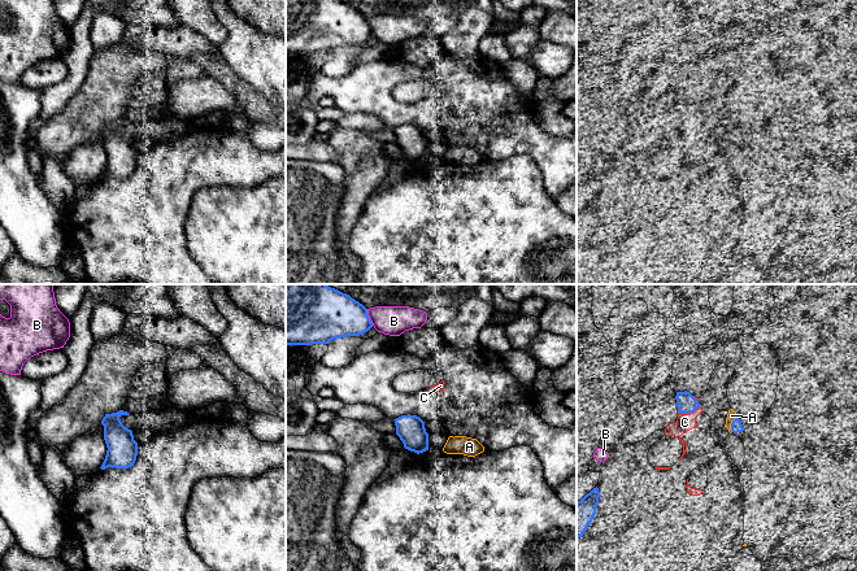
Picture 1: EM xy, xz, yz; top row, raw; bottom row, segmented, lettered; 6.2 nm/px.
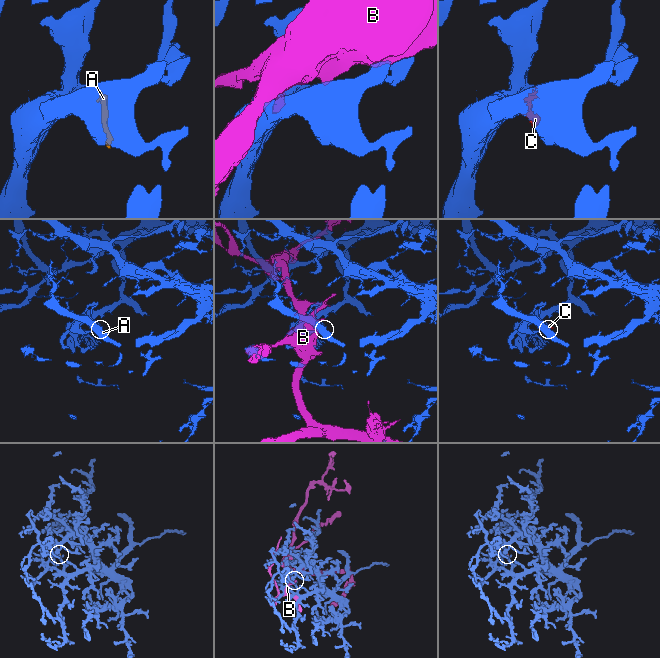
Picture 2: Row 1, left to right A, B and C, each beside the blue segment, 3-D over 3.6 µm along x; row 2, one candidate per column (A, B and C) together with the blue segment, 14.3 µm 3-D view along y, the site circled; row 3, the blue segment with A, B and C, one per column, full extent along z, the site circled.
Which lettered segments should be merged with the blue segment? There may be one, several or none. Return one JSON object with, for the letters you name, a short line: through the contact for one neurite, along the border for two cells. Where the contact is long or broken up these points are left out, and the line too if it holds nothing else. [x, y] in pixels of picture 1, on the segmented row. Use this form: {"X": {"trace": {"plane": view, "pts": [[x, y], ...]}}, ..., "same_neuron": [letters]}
{"same_neuron": ["A"]}

